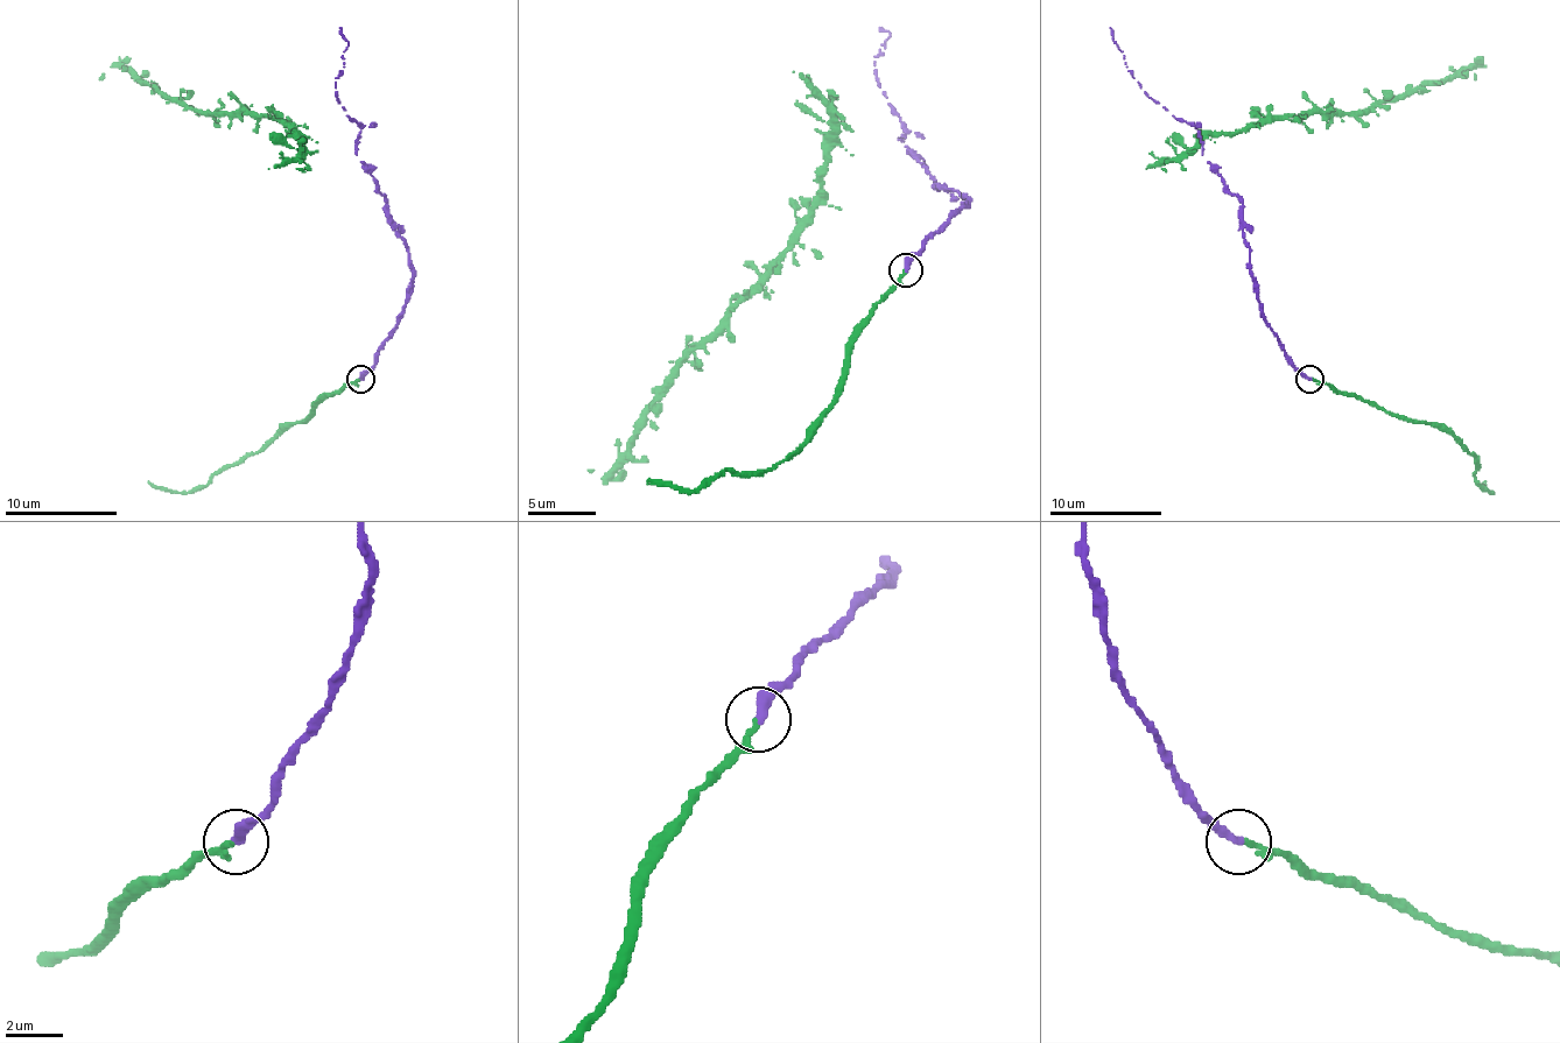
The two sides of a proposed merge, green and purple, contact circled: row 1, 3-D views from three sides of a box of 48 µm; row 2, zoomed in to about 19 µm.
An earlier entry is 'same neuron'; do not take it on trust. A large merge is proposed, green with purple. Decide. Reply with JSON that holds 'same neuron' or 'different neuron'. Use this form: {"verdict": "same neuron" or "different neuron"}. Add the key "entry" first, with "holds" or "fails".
{"entry": "holds", "verdict": "same neuron"}

